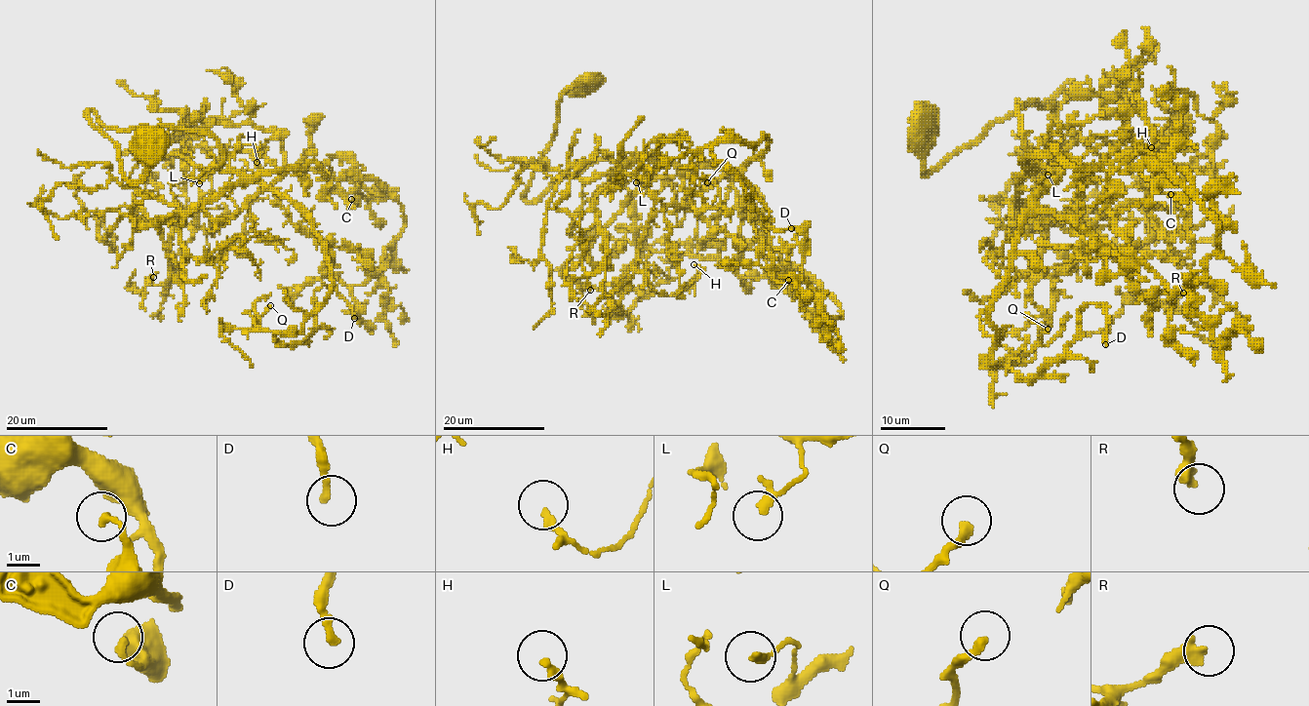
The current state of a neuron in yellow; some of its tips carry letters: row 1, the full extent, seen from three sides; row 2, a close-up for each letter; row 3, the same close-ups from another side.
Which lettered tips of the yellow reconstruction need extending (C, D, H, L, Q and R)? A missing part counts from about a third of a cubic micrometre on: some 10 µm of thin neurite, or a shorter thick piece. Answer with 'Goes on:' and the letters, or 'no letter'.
Goes on: D, Q

